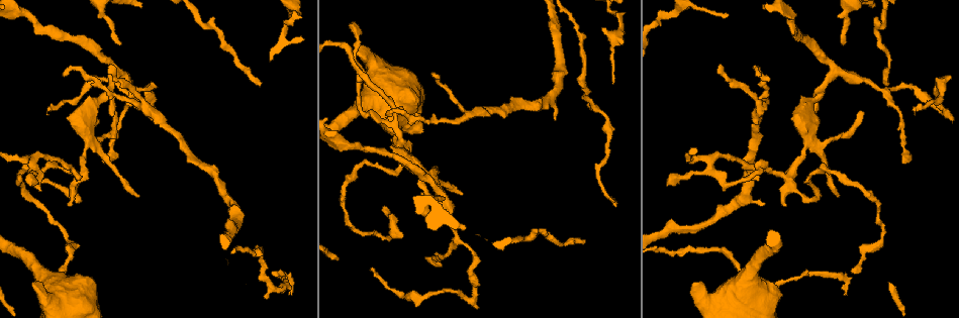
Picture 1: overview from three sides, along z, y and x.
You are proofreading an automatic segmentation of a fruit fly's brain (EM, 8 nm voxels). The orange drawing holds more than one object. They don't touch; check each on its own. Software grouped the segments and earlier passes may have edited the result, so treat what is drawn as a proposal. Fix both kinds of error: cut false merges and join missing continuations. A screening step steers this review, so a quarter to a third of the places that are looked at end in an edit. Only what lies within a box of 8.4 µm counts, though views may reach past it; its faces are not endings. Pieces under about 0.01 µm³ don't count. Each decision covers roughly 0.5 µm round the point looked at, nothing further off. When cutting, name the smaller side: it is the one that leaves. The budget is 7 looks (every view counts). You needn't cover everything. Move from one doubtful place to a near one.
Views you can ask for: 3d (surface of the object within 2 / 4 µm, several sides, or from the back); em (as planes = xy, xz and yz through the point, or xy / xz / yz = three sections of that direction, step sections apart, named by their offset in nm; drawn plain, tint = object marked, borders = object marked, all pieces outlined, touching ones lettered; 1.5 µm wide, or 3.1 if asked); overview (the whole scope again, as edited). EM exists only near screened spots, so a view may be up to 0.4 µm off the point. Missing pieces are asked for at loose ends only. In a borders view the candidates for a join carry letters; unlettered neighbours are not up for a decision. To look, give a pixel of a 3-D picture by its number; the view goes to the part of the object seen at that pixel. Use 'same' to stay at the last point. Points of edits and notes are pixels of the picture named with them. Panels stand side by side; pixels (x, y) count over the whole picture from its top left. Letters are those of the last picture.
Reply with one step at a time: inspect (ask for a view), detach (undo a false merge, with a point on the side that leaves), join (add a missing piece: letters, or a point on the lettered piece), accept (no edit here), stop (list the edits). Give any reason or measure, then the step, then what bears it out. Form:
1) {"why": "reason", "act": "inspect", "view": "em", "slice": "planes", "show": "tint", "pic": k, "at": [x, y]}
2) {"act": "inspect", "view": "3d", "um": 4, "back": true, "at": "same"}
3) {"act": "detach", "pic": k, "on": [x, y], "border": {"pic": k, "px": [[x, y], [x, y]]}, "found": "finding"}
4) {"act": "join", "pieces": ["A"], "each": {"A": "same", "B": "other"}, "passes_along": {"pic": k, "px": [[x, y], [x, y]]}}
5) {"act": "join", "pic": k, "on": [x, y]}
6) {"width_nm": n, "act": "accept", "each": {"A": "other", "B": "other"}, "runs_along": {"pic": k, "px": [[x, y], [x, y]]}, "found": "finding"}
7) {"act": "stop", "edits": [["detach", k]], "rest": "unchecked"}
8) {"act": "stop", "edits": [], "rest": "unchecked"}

{"why": "free end", "act": "inspect", "view": "em", "slice": "planes", "show": "borders", "pic": 1, "at": [121, 42]}

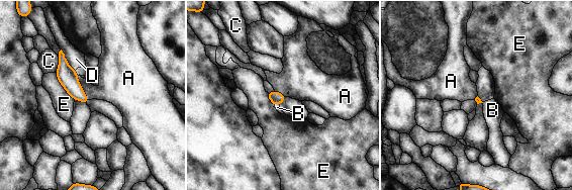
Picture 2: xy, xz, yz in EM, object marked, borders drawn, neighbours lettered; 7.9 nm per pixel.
{"act": "accept", "each": {"A": "other", "B": "other", "C": "other", "D": "other", "E": "other"}, "runs_along": {"pic": 2, "px": [[61, 55], [71, 85], [85, 99]]}, "found": "no lettered piece goes on from it"}

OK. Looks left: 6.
{"why": "thin arm on a thick one", "act": "inspect", "view": "em", "slice": "yz", "step": 8, "show": "borders", "pic": 1, "at": [806, 137]}

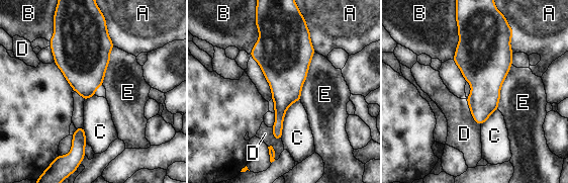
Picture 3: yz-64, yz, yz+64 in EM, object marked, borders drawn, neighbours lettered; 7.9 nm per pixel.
{"act": "accept", "each": {"A": "other", "B": "other", "C": "other", "D": "other", "E": "other"}, "border": {"pic": 3, "px": [[300, 100], [288, 107], [281, 139]]}, "found": "one cell here"}

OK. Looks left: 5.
{"why": "free end", "act": "inspect", "view": "em", "slice": "xz", "step": 8, "show": "borders", "pic": 1, "at": [386, 115]}

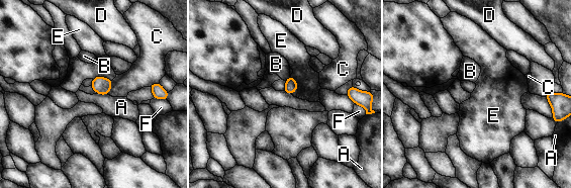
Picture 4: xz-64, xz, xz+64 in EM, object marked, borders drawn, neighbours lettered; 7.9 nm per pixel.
{"act": "accept", "each": {"A": "other", "B": "other", "C": "other", "D": "other", "E": "other", "F": "other"}, "border": {"pic": 4, "px": [[98, 93], [107, 95]]}, "found": "none of them fits"}

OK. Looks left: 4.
{"act": "stop", "edits": [], "rest": "unchecked"}

